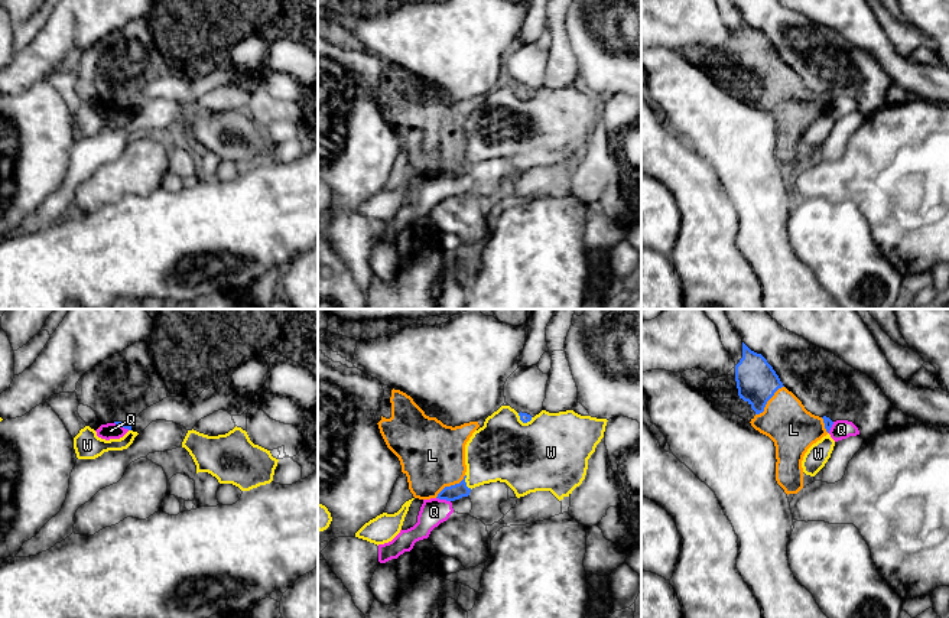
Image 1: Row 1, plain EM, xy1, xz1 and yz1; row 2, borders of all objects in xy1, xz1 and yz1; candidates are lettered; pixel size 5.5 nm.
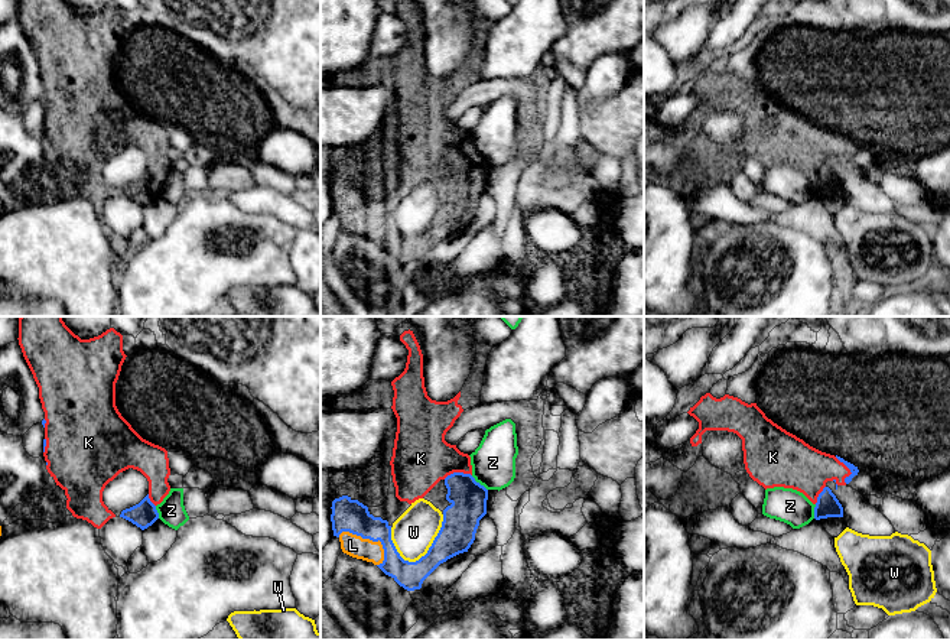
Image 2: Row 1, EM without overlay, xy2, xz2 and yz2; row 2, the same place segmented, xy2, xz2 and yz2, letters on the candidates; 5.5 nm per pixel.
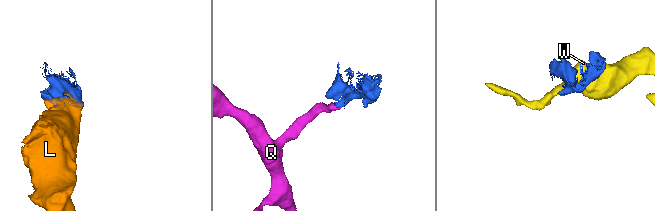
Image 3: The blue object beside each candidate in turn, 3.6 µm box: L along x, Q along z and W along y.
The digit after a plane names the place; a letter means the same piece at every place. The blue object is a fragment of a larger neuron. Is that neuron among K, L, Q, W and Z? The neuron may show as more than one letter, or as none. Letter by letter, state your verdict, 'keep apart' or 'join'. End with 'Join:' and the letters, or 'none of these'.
K: join
L: join
Q: keep apart
W: keep apart
Z: keep apart
Join: K, L

